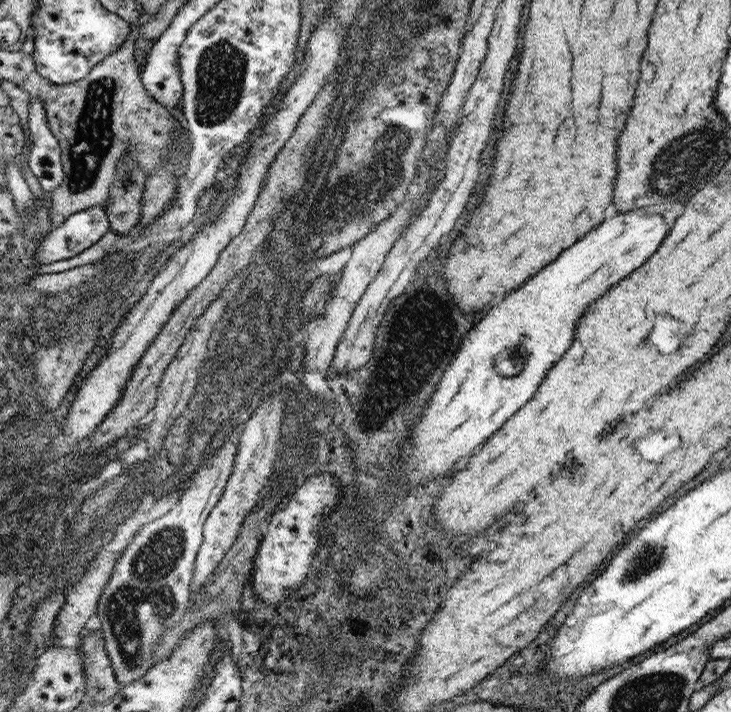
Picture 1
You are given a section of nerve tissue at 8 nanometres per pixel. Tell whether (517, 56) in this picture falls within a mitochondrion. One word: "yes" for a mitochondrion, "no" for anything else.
no

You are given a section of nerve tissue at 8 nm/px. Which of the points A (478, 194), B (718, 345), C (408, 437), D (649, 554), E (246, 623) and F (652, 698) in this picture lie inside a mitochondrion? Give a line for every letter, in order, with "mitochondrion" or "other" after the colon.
A: other
B: other
C: other
D: mitochondrion
E: other
F: mitochondrion

